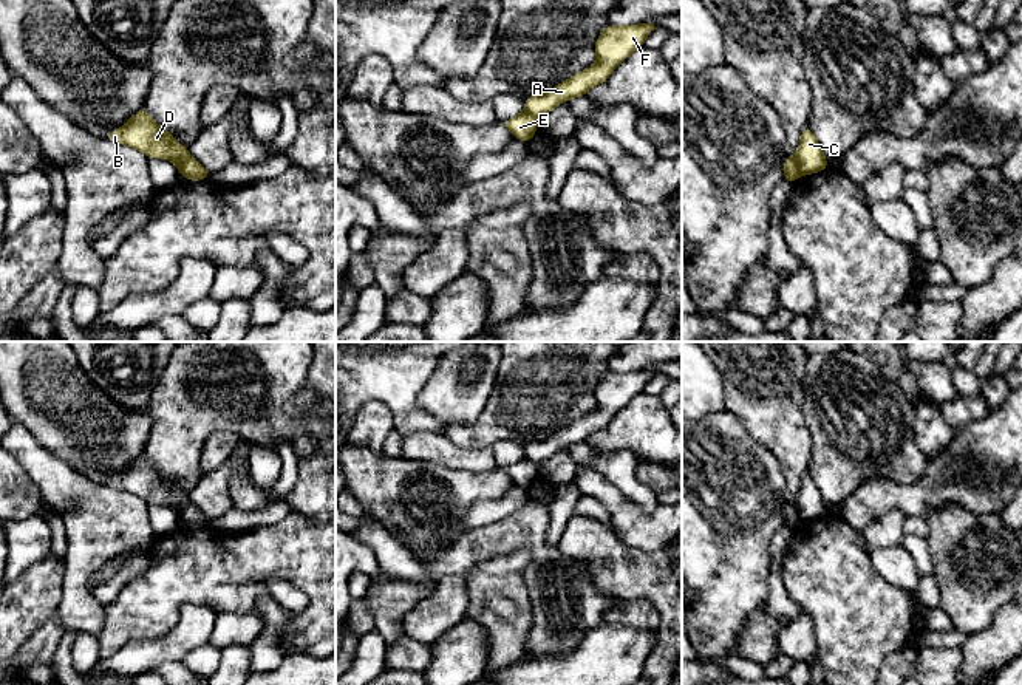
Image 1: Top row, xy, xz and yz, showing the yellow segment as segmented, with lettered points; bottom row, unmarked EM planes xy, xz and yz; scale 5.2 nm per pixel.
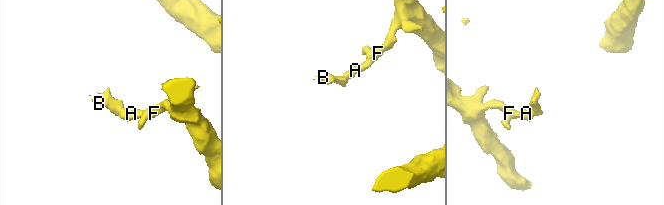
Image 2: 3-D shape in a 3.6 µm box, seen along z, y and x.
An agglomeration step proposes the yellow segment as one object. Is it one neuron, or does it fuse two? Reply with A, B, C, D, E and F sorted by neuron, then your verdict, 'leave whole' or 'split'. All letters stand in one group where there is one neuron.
groups A F / B C D E; split

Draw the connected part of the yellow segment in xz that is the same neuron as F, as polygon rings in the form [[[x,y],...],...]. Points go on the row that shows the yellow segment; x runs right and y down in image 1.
[[[648,22],[634,26],[606,26],[595,42],[598,60],[552,90],[529,96],[524,101],[526,111],[540,118],[564,101],[584,96],[589,88],[603,83],[632,51],[643,46],[645,39],[654,29],[657,28]]]

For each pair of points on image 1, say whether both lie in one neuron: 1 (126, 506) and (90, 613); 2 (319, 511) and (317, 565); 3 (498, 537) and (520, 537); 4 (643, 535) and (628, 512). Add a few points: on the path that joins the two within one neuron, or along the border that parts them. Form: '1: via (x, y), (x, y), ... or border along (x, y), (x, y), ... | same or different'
1: via (99, 532), (79, 562), (79, 586) | same
2: border along (291, 509), (319, 524) | different
3: via (503, 537), (515, 537) | same
4: via (637, 529), (628, 518) | same

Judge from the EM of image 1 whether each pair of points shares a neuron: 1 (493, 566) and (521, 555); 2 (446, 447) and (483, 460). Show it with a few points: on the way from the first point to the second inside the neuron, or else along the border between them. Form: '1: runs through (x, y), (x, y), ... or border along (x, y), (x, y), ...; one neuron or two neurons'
1: runs through (500, 565), (515, 562); one neuron
2: runs through (455, 456), (473, 460); one neuron

